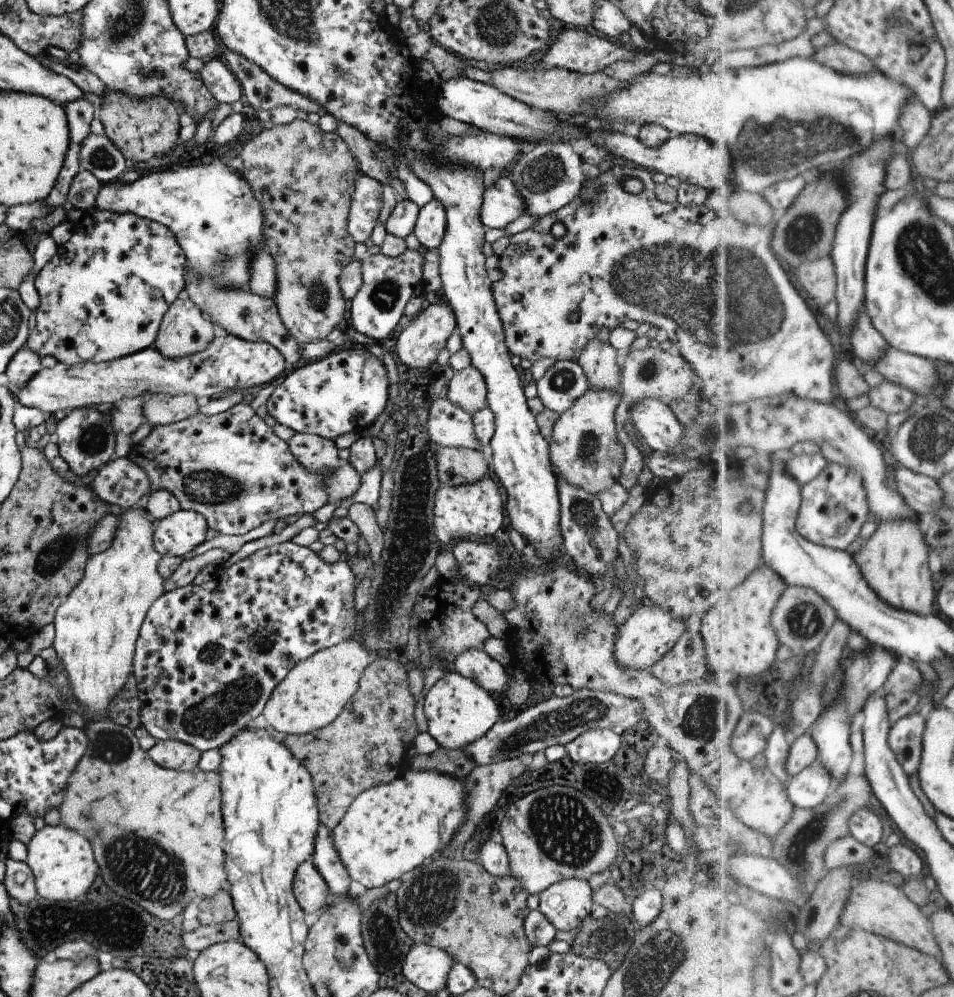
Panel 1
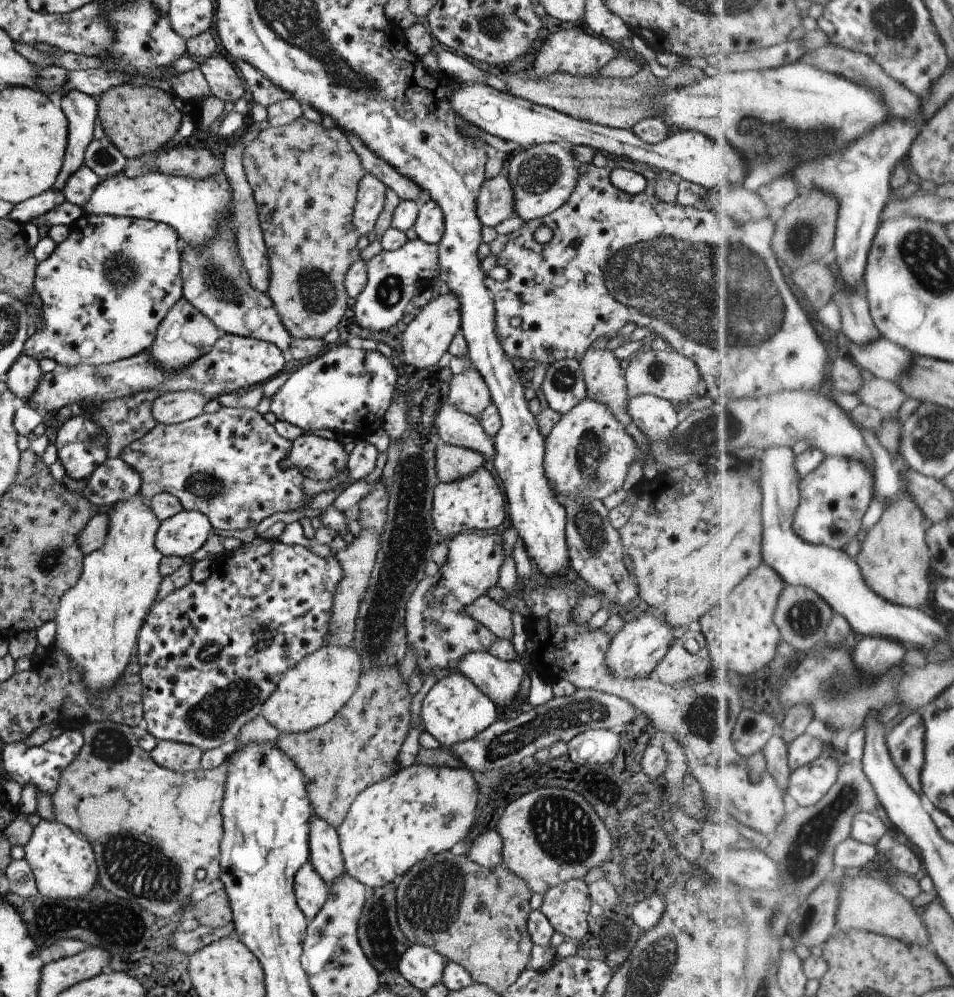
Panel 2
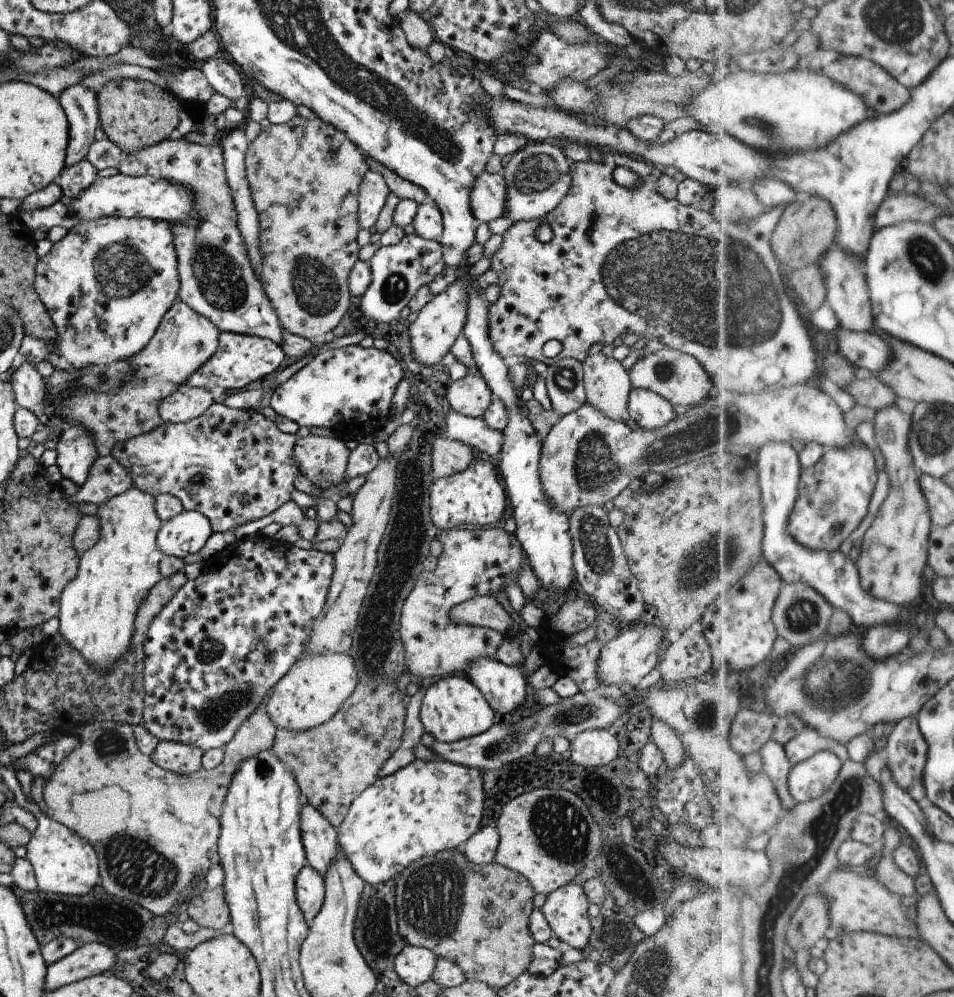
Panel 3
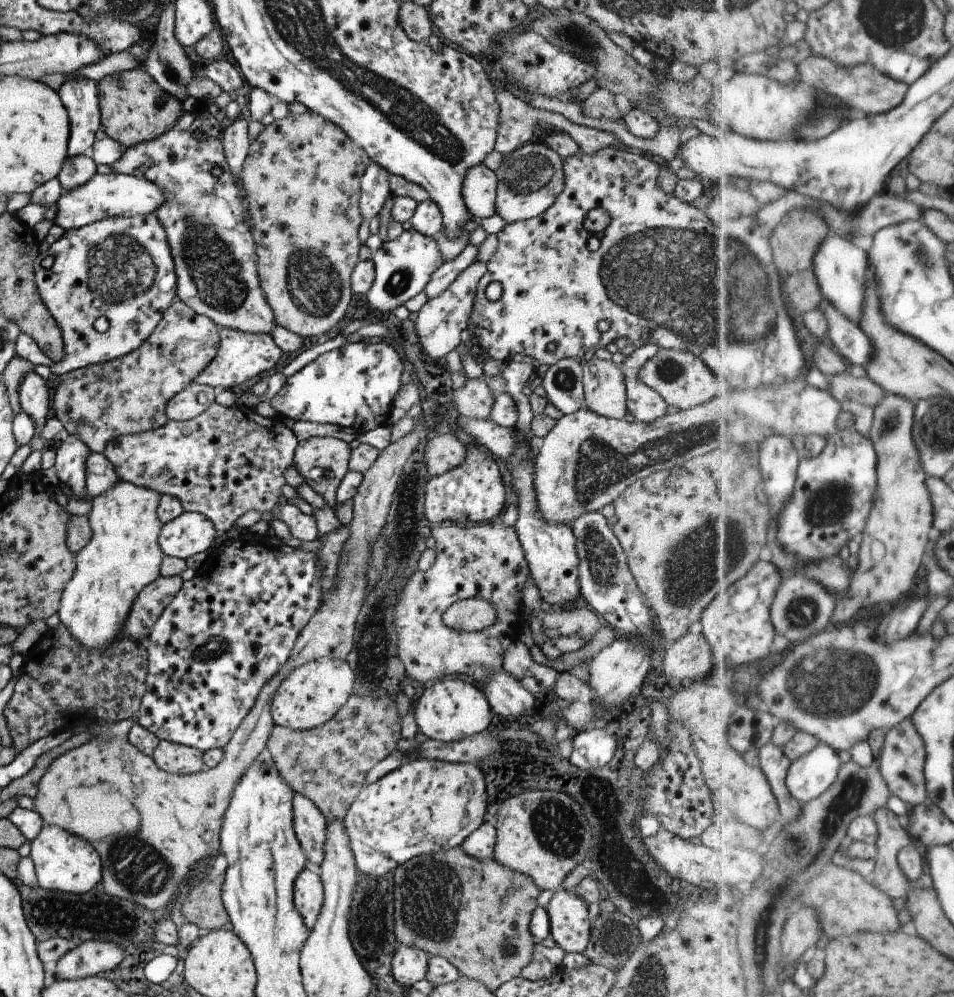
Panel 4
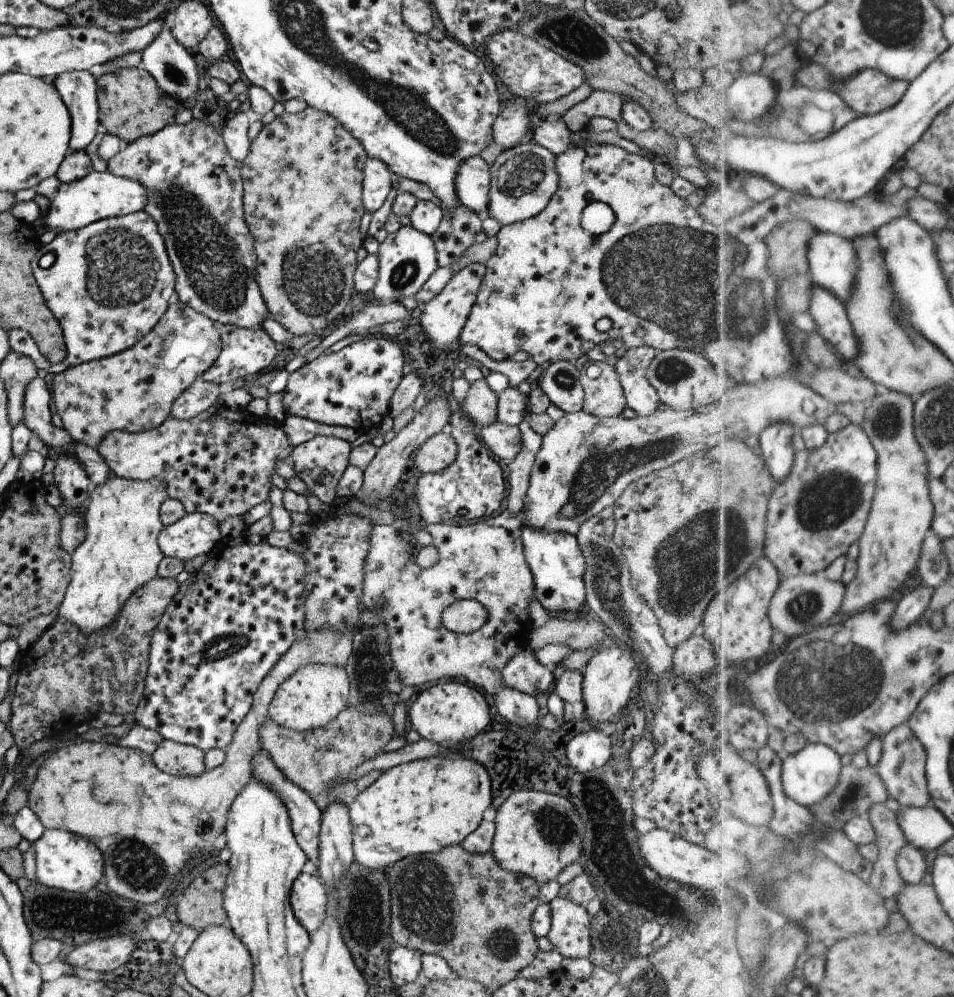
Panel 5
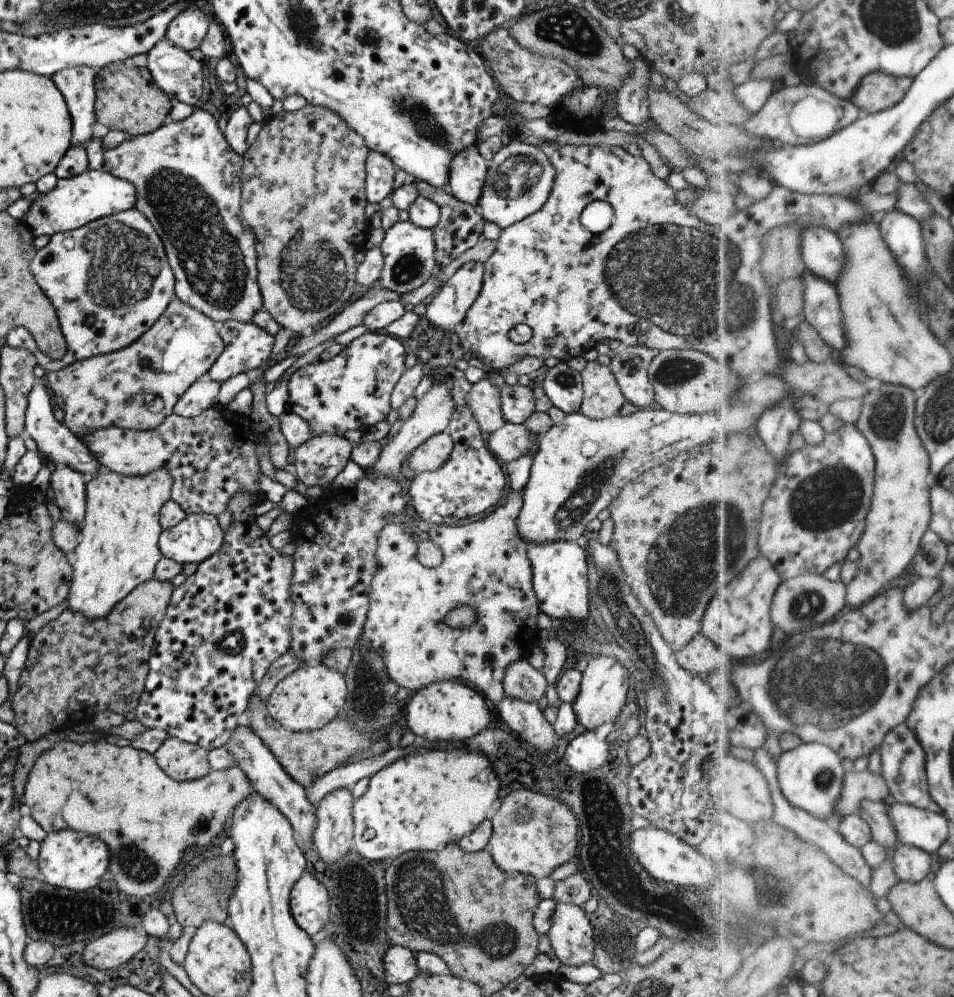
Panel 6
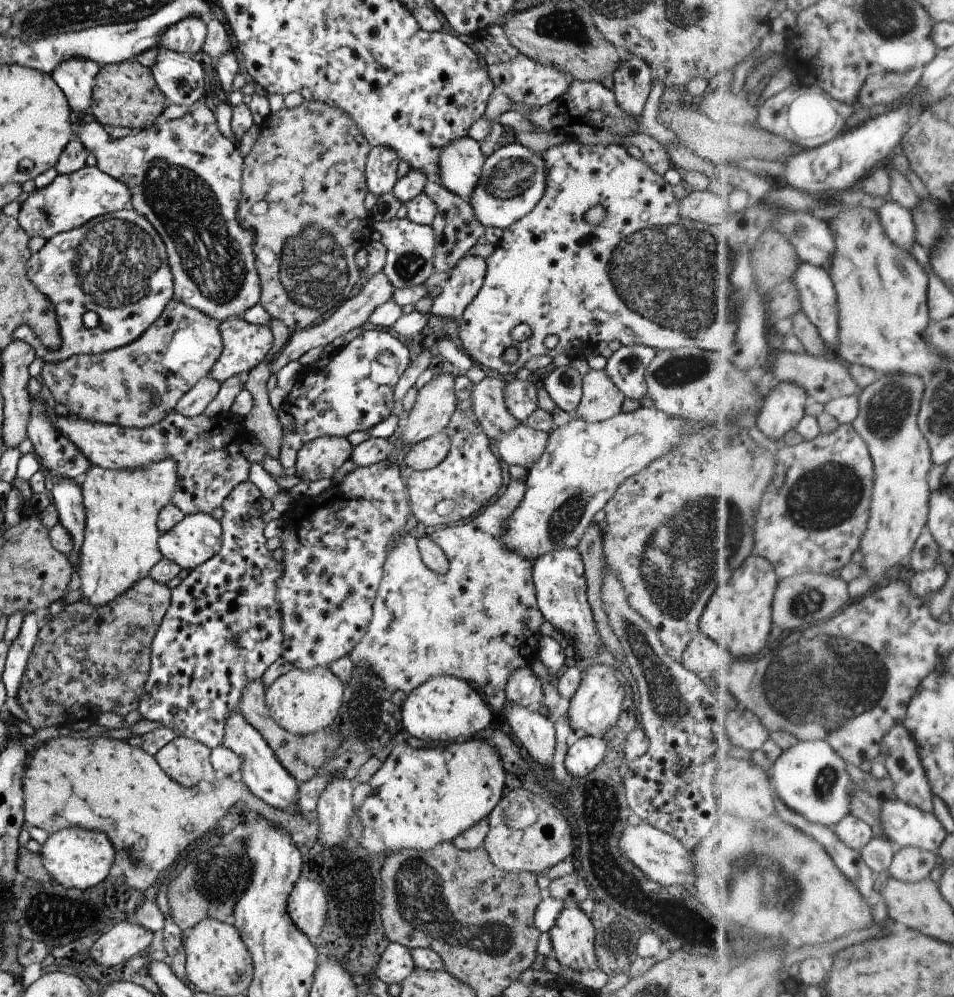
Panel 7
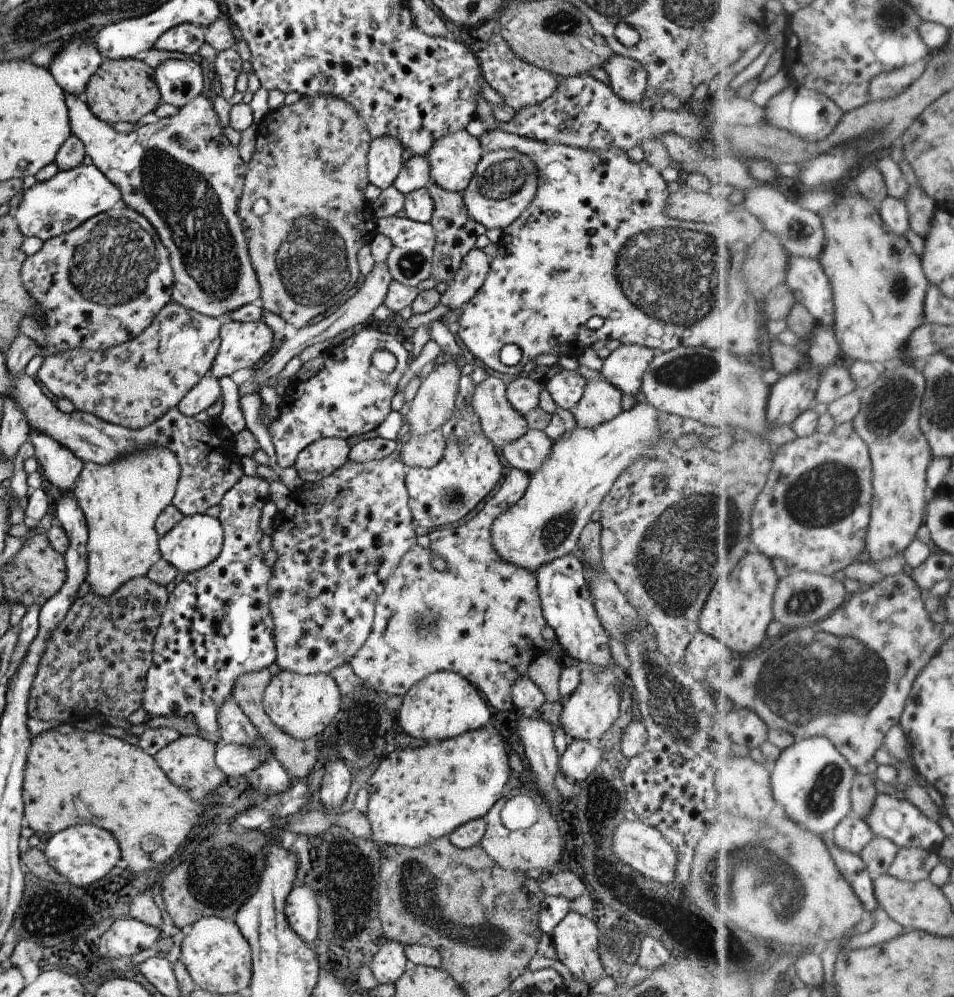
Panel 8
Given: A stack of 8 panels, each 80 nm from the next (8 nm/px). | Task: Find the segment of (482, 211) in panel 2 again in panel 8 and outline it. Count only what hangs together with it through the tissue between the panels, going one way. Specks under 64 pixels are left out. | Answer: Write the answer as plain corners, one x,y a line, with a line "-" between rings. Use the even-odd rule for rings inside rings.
465,129
450,132
431,143
426,159
432,182
448,191
462,191
483,154
480,142

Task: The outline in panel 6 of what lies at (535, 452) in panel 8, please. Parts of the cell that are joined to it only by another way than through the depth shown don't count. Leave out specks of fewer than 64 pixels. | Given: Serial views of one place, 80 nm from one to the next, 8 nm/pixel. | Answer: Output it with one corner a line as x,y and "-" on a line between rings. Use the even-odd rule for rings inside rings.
505,423
485,436
488,449
503,462
511,462
523,455
533,455
538,448
539,435
528,432
522,425

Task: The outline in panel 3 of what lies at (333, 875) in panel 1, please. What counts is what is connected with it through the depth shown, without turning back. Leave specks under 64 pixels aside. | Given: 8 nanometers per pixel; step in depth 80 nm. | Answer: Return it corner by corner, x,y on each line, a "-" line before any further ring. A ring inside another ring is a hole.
305,800
301,804
299,813
301,844
307,855
308,866
323,876
327,865
339,851
336,828

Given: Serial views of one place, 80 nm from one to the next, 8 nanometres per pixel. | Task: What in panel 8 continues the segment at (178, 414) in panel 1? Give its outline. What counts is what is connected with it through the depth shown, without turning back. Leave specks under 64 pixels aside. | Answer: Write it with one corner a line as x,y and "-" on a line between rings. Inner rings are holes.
203,376
191,387
191,390
175,405
181,414
193,415
209,408
220,397
220,386
213,376

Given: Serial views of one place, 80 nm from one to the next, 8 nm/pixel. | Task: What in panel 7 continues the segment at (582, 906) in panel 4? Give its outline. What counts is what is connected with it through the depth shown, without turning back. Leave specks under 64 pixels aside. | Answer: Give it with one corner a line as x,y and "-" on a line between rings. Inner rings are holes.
566,905
546,933
553,957
561,966
575,972
597,968
593,953
595,931
578,906

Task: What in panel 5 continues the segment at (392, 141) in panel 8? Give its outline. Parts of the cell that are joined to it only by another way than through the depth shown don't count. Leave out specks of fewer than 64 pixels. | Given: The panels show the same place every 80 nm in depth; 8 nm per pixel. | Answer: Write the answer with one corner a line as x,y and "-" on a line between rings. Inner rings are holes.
369,157
362,170
361,204
365,212
373,213
382,206
391,188
393,174
385,168
381,160

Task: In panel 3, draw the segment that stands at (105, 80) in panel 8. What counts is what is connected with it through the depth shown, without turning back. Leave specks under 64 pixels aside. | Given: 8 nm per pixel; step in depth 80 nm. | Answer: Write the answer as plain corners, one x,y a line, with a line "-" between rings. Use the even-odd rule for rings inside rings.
128,78
109,80
96,93
96,101
101,128
123,155
169,138
171,131
179,122
178,99
167,88
161,89
147,80

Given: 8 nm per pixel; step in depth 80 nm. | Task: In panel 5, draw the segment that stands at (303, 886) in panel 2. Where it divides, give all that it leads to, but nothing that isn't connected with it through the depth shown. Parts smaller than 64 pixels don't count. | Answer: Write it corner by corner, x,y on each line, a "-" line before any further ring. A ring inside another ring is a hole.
300,873
293,882
289,903
293,915
308,934
313,934
325,918
326,888
311,874

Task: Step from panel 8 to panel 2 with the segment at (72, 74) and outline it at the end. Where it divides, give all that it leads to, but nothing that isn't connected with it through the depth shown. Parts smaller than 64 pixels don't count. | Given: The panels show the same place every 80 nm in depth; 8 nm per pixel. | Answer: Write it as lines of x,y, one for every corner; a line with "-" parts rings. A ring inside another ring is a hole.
70,87
57,101
67,121
67,138
61,168
51,189
60,191
65,180
82,165
85,147
93,139
93,122
98,116
97,99

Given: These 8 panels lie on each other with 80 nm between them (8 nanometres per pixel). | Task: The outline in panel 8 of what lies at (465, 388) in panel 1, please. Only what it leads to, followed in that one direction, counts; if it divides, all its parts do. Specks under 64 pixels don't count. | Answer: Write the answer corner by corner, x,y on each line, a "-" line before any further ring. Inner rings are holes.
487,376
485,380
474,386
471,404
478,416
483,434
492,442
495,448
501,448
507,443
517,440
526,433
526,420
519,414
506,399
506,385
495,376

